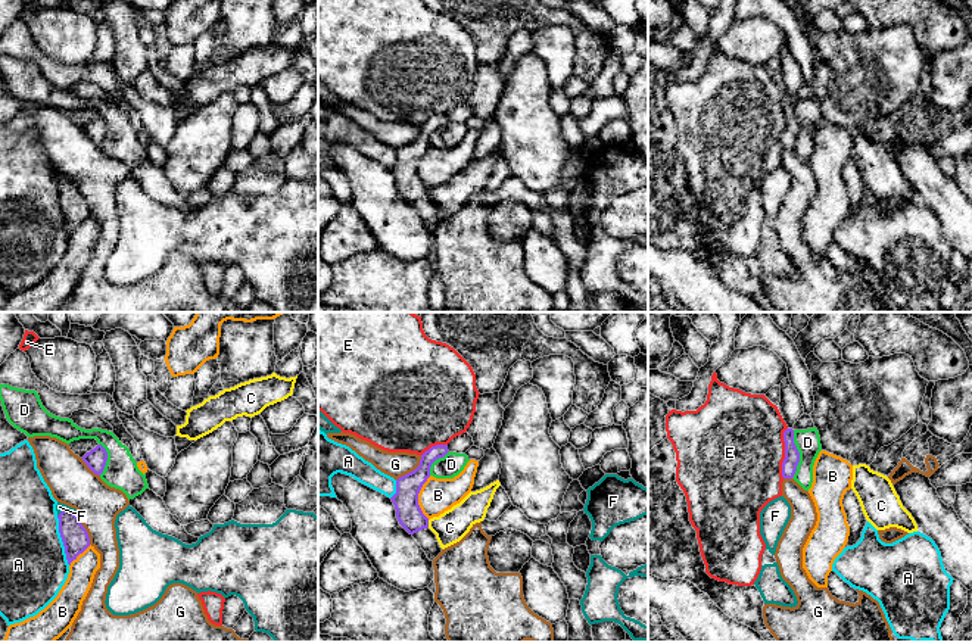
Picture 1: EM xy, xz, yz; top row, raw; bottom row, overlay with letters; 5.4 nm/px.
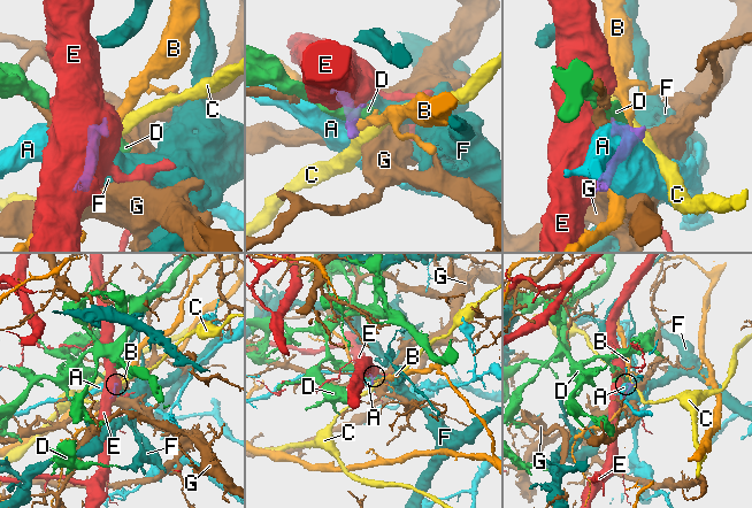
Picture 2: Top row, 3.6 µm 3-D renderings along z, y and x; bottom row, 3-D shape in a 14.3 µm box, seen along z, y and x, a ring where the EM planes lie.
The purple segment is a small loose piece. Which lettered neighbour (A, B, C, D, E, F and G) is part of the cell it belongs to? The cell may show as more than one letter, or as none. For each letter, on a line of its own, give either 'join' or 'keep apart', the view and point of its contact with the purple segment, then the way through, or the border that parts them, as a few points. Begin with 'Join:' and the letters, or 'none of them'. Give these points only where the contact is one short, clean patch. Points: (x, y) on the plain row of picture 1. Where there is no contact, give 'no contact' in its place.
Join: none of them
A: keep apart; meets purple in xy at (62, 211)
B: keep apart; meets purple in xz at (417, 168)
C: keep apart; meets purple in xz at (427, 193); border along xz (427, 190), (429, 196)
D: keep apart; meets purple in yz at (798, 124); border along yz (794, 100), (798, 134), (791, 147)
E: keep apart; meets purple in yz at (785, 122)
F: keep apart; meets purple in xy at (68, 180)
G: keep apart; meets purple in xz at (411, 142)

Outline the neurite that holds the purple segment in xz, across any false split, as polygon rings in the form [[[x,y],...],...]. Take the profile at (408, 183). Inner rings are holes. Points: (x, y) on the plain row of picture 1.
[[[436,115],[426,121],[420,135],[396,150],[396,163],[390,168],[399,194],[417,211],[430,231],[442,222],[442,218],[436,205],[429,199],[429,188],[418,175],[418,163],[430,147],[432,134],[448,122],[446,115]]]

